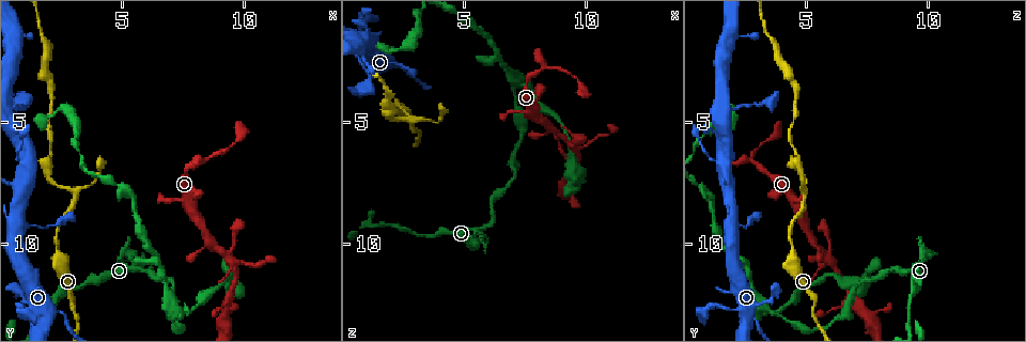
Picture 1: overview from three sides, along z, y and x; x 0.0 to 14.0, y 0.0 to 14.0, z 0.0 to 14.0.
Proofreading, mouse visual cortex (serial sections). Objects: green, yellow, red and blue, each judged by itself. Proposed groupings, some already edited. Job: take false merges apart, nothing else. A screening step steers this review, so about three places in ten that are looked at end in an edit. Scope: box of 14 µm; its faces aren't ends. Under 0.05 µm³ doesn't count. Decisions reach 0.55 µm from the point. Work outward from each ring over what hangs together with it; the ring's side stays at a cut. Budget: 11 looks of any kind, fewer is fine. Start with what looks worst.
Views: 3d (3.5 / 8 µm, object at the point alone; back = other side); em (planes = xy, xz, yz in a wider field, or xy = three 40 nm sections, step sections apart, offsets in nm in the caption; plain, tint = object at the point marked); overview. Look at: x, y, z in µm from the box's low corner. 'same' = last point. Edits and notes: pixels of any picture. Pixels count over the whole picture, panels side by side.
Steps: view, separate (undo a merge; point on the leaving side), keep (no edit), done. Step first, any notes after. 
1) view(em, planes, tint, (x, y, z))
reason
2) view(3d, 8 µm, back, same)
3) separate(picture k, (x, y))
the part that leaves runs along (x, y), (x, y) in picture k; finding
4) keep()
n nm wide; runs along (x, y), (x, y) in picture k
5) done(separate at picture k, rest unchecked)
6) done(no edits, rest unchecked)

view(3d, 3.5 µm, (9.4, 10.5, 5.8))
narrows sharply

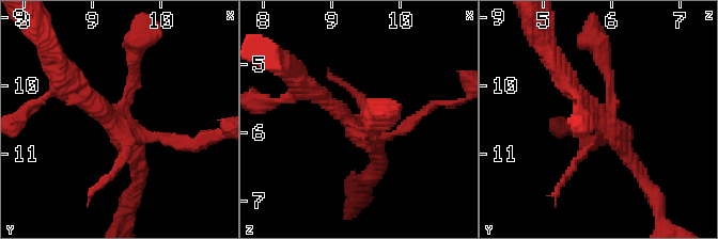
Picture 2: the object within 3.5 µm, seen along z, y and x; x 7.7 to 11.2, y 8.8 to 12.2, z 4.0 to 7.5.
view(em, xy, step 3, tint, (9.30, 10.55, 5.90))

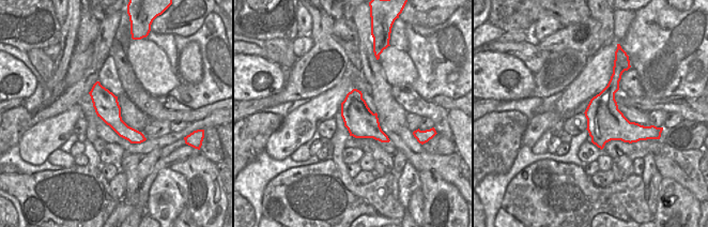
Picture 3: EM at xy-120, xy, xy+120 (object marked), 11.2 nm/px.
keep()
340 nm wide; runs along (566, 76), (624, 141), (640, 174) in picture 2; one cell here

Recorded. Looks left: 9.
view(3d, 3.5 µm, (8.2, 6.6, 2.8))
branch point

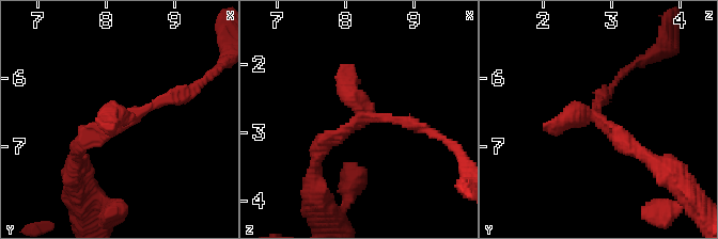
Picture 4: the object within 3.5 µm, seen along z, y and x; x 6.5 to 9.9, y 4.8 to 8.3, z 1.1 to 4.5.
view(em, xy, step 3, tint, (8.20, 6.55, 2.75))
now the EM

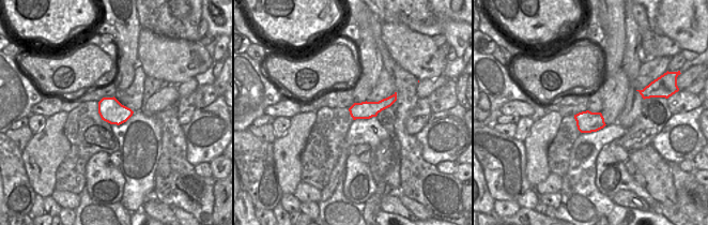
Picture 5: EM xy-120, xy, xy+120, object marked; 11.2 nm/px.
keep()
190 nm wide; runs along (394, 98), (374, 108), (352, 111) in picture 5; all the same cell

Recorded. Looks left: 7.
view(3d, 8 µm, (3.1, 7.9, 4.9))
arms part here

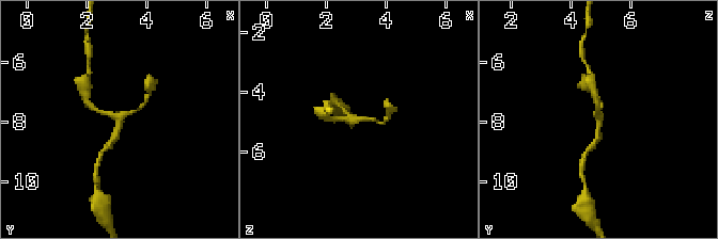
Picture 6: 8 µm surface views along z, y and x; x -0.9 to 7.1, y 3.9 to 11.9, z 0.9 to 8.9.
view(em, planes, tint, (3.0, 7.8, 4.9))
need the tissue

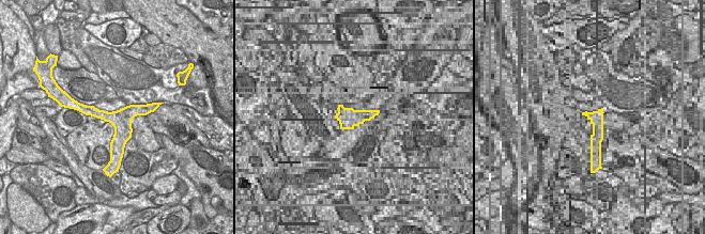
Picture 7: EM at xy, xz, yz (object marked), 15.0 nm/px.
keep()
runs along (108, 146), (118, 118), (91, 105) in picture 6; all the same cell

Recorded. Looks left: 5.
view(3d, 3.5 µm, (6.2, 11.2, 9.1))
sharp bend

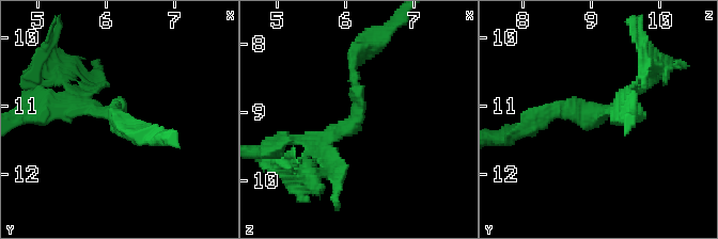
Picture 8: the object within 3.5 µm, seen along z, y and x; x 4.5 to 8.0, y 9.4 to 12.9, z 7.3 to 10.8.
view(em, xy, step 2, tint, (6.15, 11.10, 9.10))
arms of 150, 200 nm; need the tissue

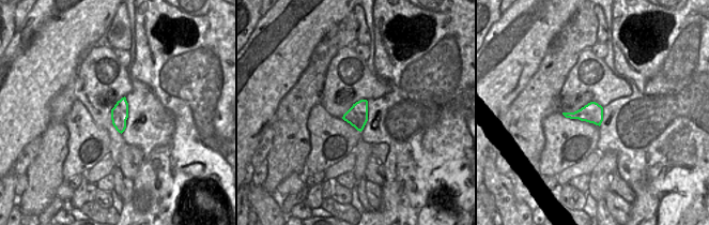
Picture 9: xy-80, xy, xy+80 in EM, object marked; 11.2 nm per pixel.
keep()
runs along (291, 138), (356, 120), (356, 53) in picture 8; one cell here

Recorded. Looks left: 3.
done(no edits, rest unchecked)

